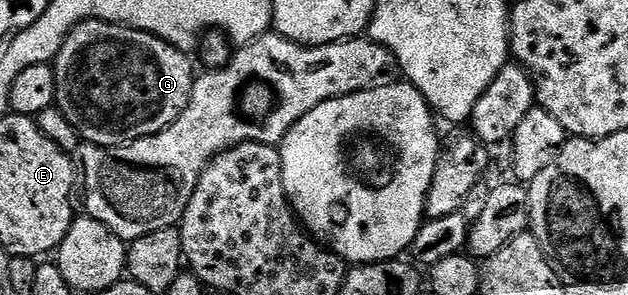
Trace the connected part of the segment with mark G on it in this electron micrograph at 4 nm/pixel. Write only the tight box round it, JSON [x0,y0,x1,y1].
[54,19,194,147]

